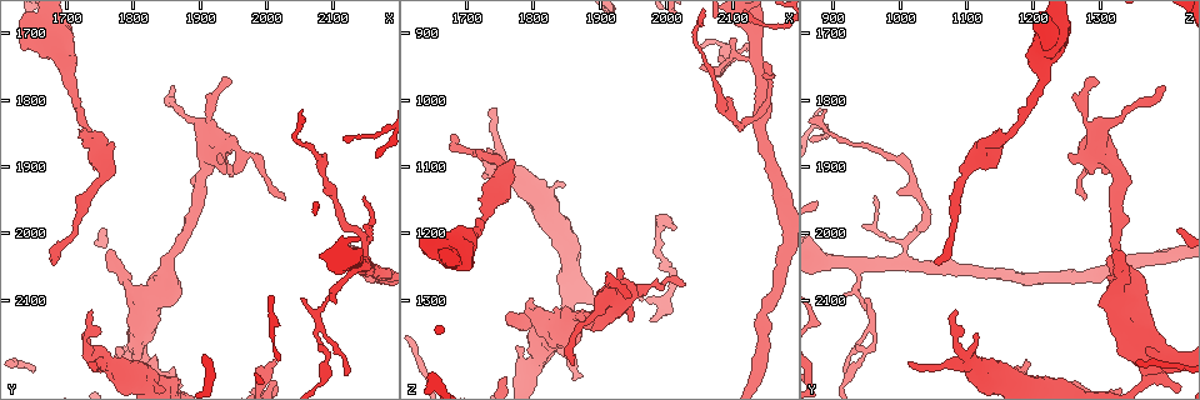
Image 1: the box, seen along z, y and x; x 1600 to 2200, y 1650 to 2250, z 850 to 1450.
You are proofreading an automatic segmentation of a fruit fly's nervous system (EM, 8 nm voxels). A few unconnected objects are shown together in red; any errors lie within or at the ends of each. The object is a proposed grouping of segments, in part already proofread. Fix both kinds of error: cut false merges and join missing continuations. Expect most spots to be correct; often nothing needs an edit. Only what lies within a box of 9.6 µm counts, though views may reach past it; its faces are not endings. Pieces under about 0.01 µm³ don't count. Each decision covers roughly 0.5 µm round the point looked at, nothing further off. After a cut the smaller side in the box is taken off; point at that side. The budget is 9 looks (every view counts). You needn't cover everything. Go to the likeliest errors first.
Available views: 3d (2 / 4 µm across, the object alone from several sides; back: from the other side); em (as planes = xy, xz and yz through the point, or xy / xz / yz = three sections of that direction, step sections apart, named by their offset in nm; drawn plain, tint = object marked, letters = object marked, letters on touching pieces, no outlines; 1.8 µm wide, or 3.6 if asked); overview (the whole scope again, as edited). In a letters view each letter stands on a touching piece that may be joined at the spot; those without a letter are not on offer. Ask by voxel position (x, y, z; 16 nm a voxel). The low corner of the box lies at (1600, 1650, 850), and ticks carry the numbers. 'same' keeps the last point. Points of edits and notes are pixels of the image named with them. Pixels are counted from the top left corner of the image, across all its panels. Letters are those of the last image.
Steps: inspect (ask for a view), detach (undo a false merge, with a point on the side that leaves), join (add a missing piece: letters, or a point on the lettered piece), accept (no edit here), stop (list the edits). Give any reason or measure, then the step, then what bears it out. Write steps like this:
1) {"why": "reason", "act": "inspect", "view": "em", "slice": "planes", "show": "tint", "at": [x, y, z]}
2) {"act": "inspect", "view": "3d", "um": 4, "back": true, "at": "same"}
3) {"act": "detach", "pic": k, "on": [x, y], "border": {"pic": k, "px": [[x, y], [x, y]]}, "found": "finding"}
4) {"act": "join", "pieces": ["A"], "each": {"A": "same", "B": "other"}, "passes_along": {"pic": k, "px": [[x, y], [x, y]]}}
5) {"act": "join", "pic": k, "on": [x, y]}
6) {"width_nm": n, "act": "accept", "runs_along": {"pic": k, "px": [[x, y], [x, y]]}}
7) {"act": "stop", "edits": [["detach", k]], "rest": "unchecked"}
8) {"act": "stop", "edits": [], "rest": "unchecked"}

{"why": "thin end", "act": "inspect", "view": "em", "slice": "yz", "step": 8, "show": "letters", "at": [2010, 2190, 1195]}

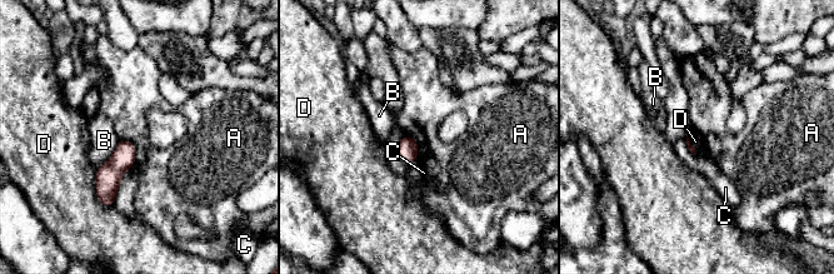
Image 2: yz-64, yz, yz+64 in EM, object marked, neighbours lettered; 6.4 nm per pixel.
{"act": "accept", "each": {"A": "other", "B": "other", "C": "other", "D": "other"}, "border": {"pic": 2, "px": [[119, 139], [134, 144], [134, 165]]}, "found": "no lettered piece goes on from it"}

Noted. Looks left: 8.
{"act": "inspect", "view": "em", "um": 3.6, "slice": "planes", "show": "letters", "at": [1665, 1700, 1225]}

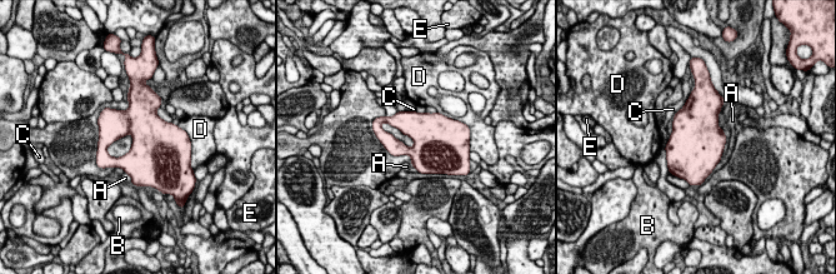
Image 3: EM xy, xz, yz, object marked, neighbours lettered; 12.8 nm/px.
{"act": "accept", "each": {"A": "other", "B": "other", "C": "other", "D": "other", "E": "other"}, "border": {"pic": 3, "px": [[124, 172], [130, 177], [131, 182]]}, "found": "continuous, no second cell"}

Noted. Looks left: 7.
{"why": "free end", "act": "inspect", "view": "3d", "um": 2, "at": [1680, 2045, 1055]}

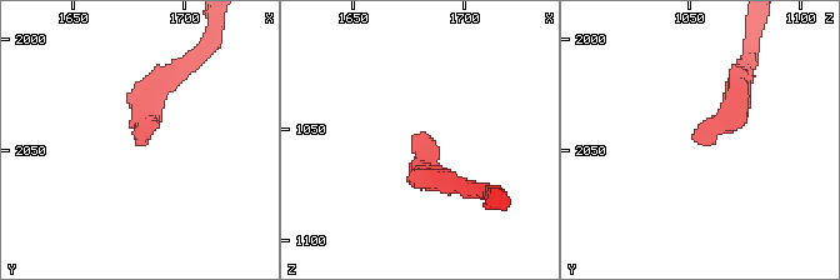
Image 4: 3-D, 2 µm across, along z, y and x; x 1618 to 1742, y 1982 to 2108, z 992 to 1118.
{"why": "now the EM", "act": "inspect", "view": "em", "slice": "xy", "step": 4, "show": "letters", "at": [1679, 2045, 1053]}

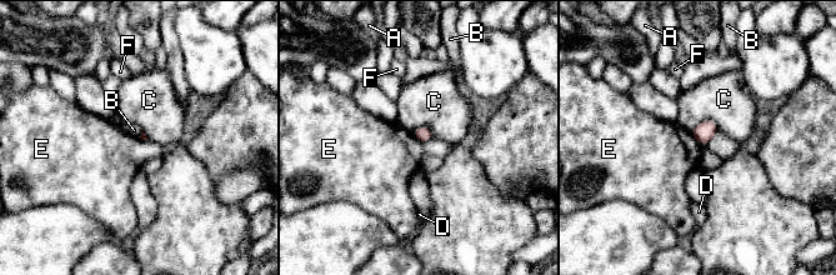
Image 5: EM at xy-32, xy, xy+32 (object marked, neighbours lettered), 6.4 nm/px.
{"act": "accept", "each": {"A": "other", "B": "other", "C": "other", "D": "other", "E": "other", "F": "other"}, "border": {"pic": 5, "px": [[716, 130], [704, 145], [690, 133]]}, "found": "none of them fits"}

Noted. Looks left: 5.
{"why": "sharp bend", "act": "inspect", "view": "3d", "um": 4, "at": [1925, 1875, 1305]}

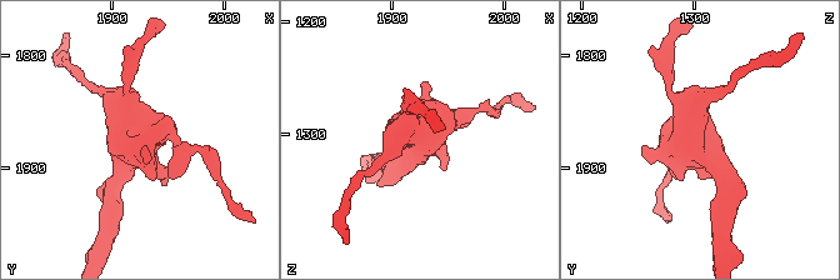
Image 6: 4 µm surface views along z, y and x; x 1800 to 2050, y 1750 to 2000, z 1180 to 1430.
{"act": "inspect", "view": "em", "slice": "xz", "step": 4, "show": "letters", "at": [1920, 1878, 1304]}

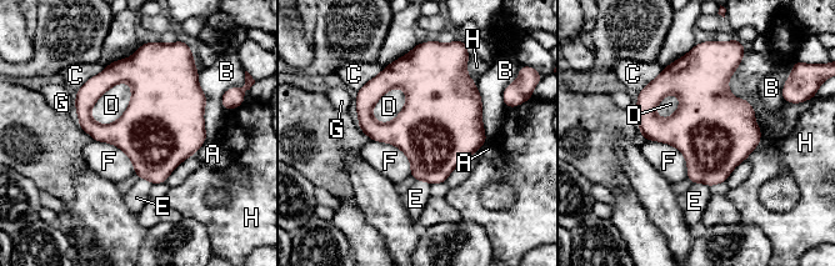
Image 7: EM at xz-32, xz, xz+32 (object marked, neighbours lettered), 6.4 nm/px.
{"longest_contact_nm": ["H", 650], "act": "accept", "each": {"A": "other", "B": "other", "C": "other", "D": "other", "E": "other", "F": "other", "G": "other", "H": "other"}, "border": {"pic": 7, "px": [[126, 81], [93, 106], [96, 123]]}, "found": "continuous, no second cell"}

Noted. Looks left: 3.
{"act": "stop", "edits": [], "rest": "unchecked"}

